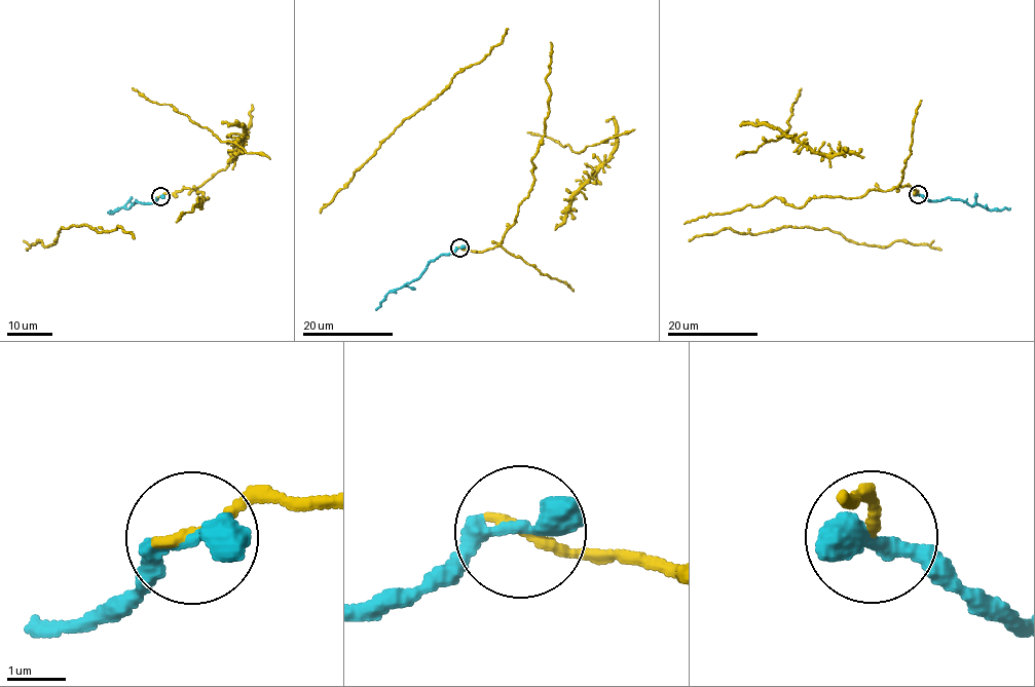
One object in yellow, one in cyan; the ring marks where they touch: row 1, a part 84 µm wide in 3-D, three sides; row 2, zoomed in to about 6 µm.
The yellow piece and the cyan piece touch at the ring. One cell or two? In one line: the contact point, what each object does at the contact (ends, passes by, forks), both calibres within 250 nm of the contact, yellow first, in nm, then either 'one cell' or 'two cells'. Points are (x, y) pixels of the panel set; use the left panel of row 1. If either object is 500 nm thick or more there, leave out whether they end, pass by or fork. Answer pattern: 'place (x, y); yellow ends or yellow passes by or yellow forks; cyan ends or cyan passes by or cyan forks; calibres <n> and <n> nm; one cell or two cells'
place (160, 196); yellow ends; cyan passes by; calibres 190 and 340 nm; one cell

